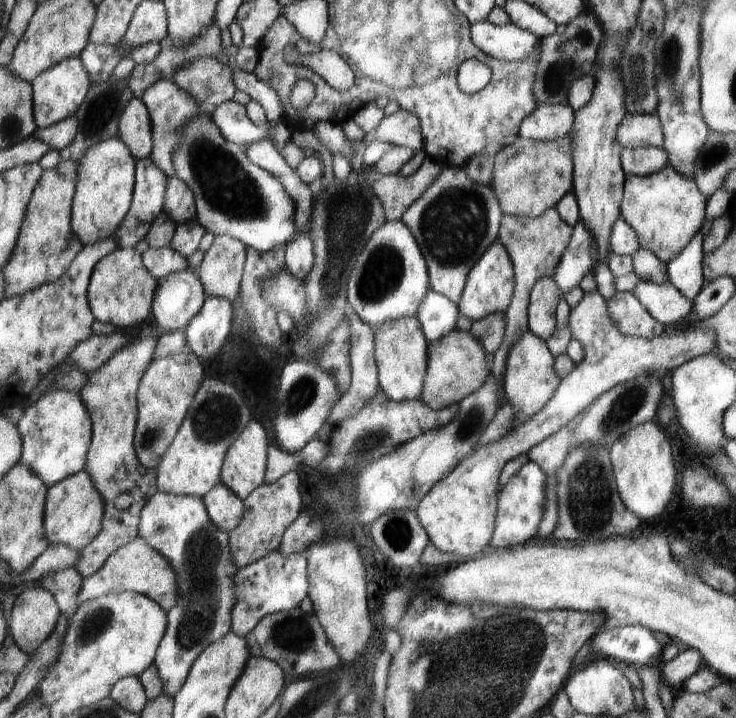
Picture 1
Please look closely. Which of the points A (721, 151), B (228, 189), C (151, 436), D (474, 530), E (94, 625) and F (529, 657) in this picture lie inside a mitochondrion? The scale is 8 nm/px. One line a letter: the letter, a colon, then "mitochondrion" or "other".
A: mitochondrion
B: mitochondrion
C: mitochondrion
D: other
E: mitochondrion
F: other

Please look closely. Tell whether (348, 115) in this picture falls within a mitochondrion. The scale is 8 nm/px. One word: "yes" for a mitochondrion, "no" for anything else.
no

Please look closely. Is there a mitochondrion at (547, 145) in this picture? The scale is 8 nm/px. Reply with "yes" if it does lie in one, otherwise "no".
no

